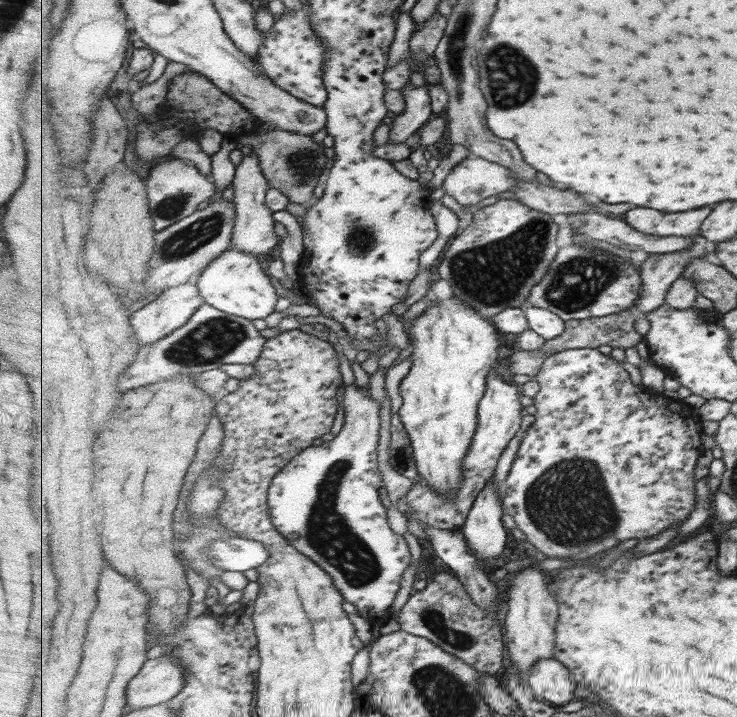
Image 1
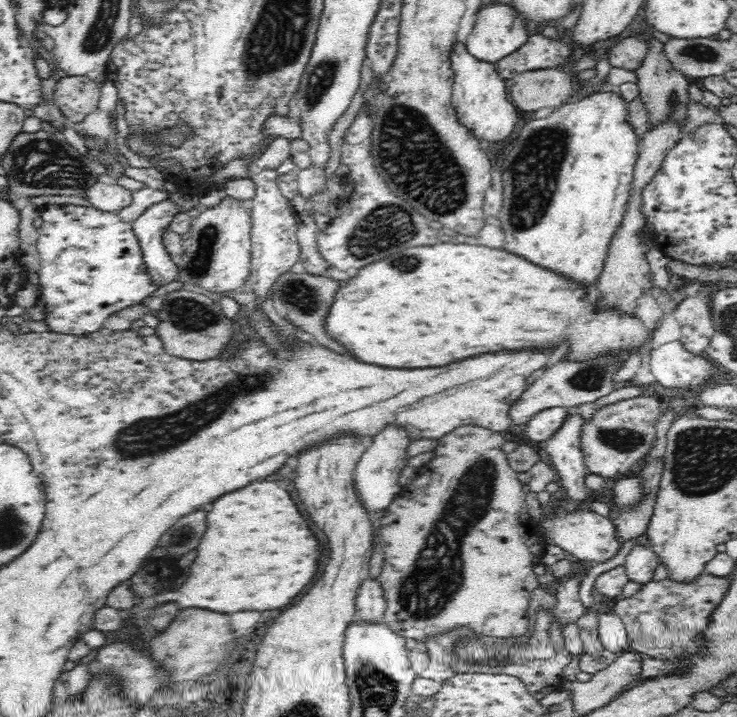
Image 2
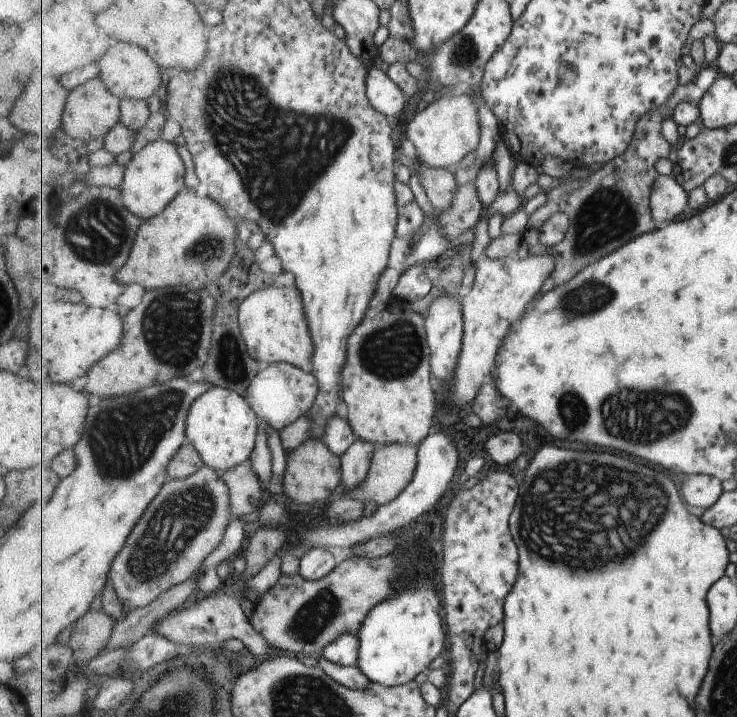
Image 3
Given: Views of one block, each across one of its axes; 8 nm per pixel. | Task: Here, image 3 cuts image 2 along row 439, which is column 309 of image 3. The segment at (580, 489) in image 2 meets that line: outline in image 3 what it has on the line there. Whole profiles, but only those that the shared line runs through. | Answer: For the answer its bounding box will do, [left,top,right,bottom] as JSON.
[300,546,340,581]

